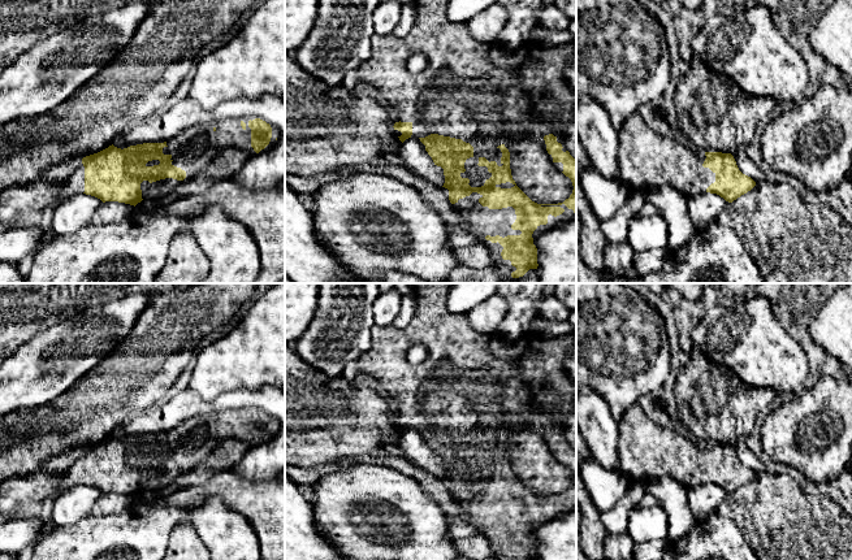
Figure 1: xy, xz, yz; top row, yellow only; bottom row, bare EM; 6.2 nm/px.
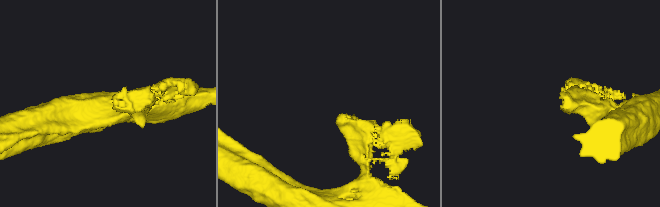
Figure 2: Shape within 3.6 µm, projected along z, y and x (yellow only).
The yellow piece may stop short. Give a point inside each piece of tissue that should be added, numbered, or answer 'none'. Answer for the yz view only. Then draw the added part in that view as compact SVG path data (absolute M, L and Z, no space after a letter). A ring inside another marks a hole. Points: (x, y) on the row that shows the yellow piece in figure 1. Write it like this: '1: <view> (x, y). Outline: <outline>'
1: yz (647, 160). Outline: M637 112L618 131L619 178L632 190L672 187L693 197L715 182L715 173L702 166L705 153L699 155L676 139L656 133Z

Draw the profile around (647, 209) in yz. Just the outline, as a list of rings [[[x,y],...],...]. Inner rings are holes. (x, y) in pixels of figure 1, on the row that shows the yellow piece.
[[[645,203],[637,213],[632,214],[632,218],[641,218],[648,216],[662,216],[662,214],[656,205]]]

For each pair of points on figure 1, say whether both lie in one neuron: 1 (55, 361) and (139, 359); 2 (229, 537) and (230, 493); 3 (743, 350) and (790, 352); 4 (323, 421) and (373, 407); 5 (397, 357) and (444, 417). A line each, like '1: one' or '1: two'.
1: two
2: two
3: one
4: one
5: one

